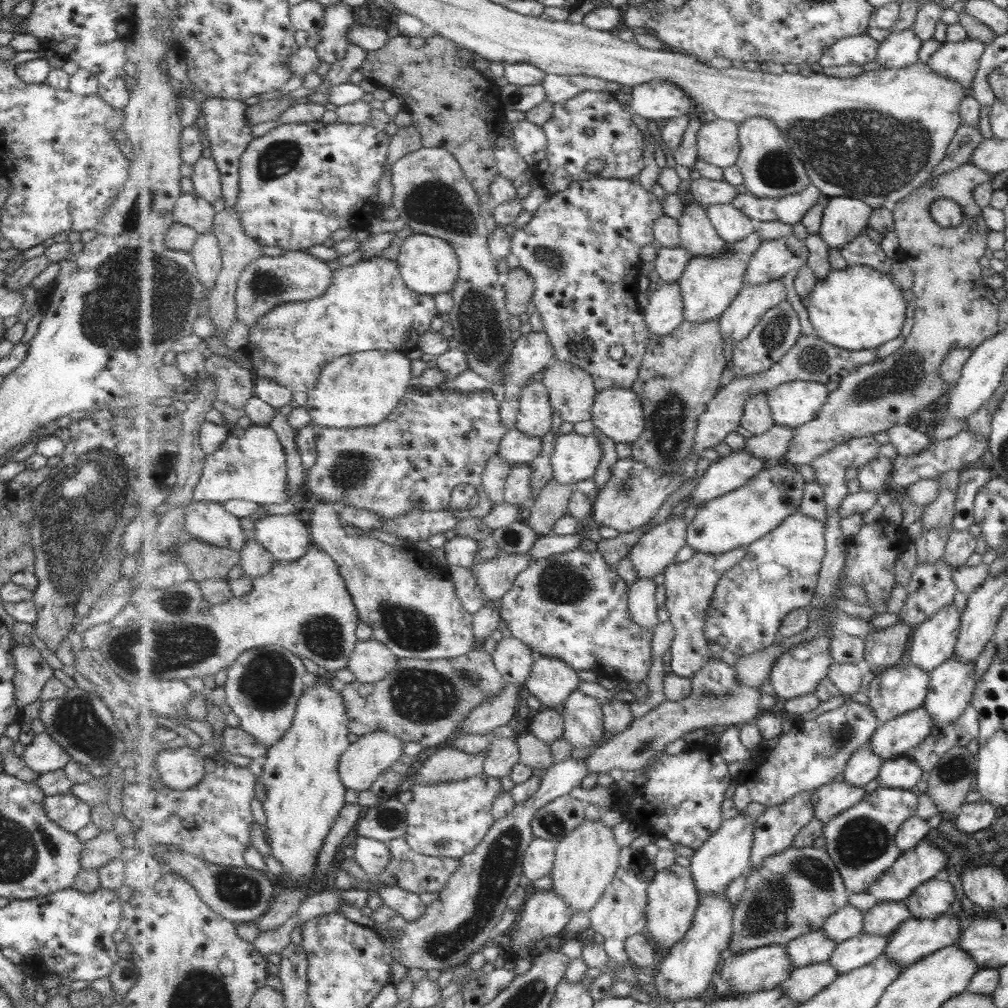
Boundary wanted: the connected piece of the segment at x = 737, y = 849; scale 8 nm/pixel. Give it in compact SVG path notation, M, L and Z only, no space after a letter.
M742 813L729 820L719 831L707 840L707 843L690 858L690 870L701 896L721 894L729 884L739 876L746 876L751 872L751 852L755 841L755 818L743 816Z

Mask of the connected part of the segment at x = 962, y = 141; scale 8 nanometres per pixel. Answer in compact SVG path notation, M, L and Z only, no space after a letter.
M961 124L953 137L953 141L947 147L946 155L938 166L933 168L931 178L967 163L973 149L983 140L978 132L977 124L976 126Z

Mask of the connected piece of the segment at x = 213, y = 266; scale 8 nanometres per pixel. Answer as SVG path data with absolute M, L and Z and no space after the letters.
M213 229L207 234L198 236L192 255L198 267L198 277L207 288L207 292L215 288L222 269L222 250L219 239Z

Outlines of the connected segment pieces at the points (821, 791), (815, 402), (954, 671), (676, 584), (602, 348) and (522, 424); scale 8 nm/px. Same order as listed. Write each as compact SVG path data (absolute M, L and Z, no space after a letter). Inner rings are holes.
M842 778L819 787L812 793L815 818L819 818L823 824L829 824L833 818L839 816L839 813L847 812L865 796L863 787L850 785Z
M795 380L767 392L776 424L797 428L817 419L830 393L821 382Z
M955 655L945 659L928 672L931 682L924 706L932 716L934 726L953 722L970 704L973 680L973 661L960 661Z
M744 547L719 555L696 551L689 560L675 562L666 568L664 608L669 612L669 621L675 630L674 641L670 647L671 667L675 674L692 679L696 672L712 660L711 650L709 650L710 640L704 631L710 604L723 575L745 558L746 551Z
M595 176L592 179L577 181L571 183L571 186L563 192L554 193L550 199L541 206L541 208L534 213L531 222L525 228L511 231L512 249L511 252L521 261L523 267L531 278L535 281L535 294L533 304L536 311L542 314L542 319L545 325L545 332L549 336L551 346L555 350L555 362L567 362L575 364L583 371L589 372L593 378L595 387L598 392L609 390L610 388L626 388L631 389L634 383L639 379L639 370L642 367L643 358L646 356L646 349L652 337L649 328L647 328L646 316L643 309L640 309L637 303L637 295L640 293L637 286L639 286L639 277L641 276L641 248L650 245L654 237L654 224L660 216L665 215L663 206L659 202L659 198L653 193L647 192L641 184L633 182L631 179L618 179L618 178L603 178ZM619 345L623 348L623 358L620 360L613 360L609 356L611 346Z
M542 381L519 389L519 415L516 428L529 436L545 436L553 428L554 408L549 389Z

